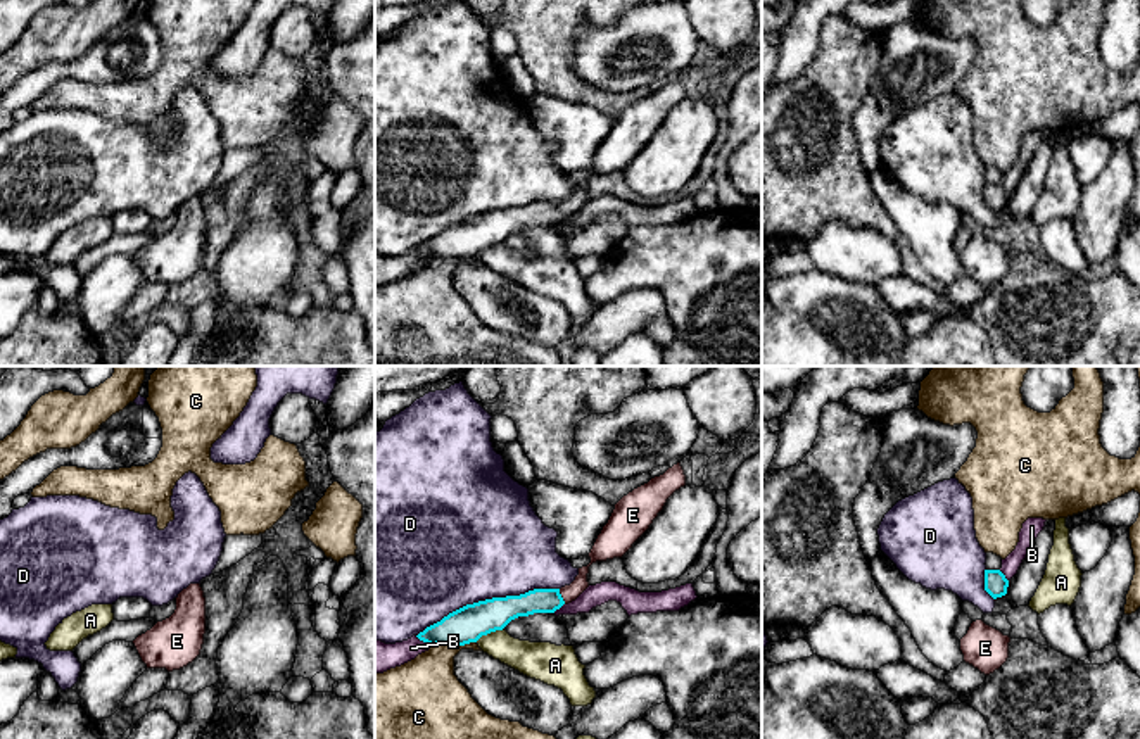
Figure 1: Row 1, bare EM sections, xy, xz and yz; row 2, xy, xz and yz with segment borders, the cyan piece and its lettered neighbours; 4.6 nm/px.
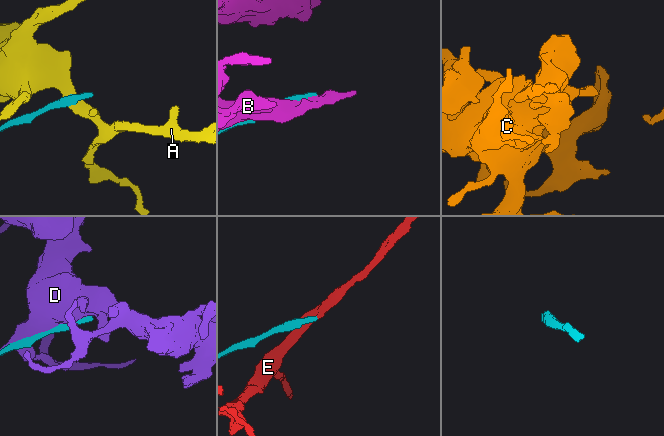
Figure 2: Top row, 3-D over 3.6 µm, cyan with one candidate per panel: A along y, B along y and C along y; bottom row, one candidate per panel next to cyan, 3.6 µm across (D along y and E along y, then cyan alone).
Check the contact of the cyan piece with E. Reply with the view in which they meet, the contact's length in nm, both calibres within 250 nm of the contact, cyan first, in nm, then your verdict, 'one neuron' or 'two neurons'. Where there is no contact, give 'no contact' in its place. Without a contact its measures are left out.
xz | 80 nm | 120/80 nm | one neuron

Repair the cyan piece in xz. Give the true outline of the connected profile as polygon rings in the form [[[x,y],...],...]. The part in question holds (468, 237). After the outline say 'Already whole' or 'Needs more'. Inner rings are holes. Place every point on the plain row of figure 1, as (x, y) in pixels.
[[[681,76],[663,88],[624,109],[598,148],[587,180],[570,199],[561,202],[534,202],[520,209],[492,211],[466,218],[440,235],[427,240],[416,250],[430,259],[465,259],[477,256],[482,249],[503,243],[511,233],[534,226],[554,226],[563,218],[575,214],[587,200],[589,180],[596,174],[622,171],[632,157],[649,142],[663,123],[667,112],[686,98]]]. Needs more

